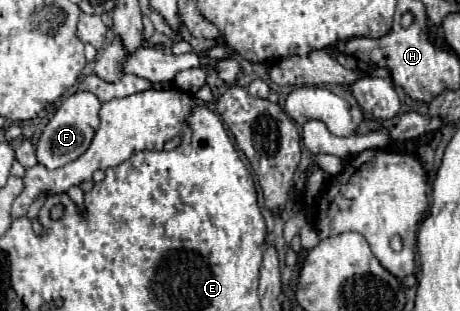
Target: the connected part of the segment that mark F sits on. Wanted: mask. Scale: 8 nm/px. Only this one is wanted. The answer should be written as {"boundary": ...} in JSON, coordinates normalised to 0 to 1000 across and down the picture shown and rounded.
{"boundary":[[[163,296],[154,302],[120,360],[120,373],[98,405],[85,457],[80,457],[80,514],[102,540],[128,540],[159,514],[167,514],[198,463],[198,444],[215,405],[215,347],[220,328],[198,296]]]}

